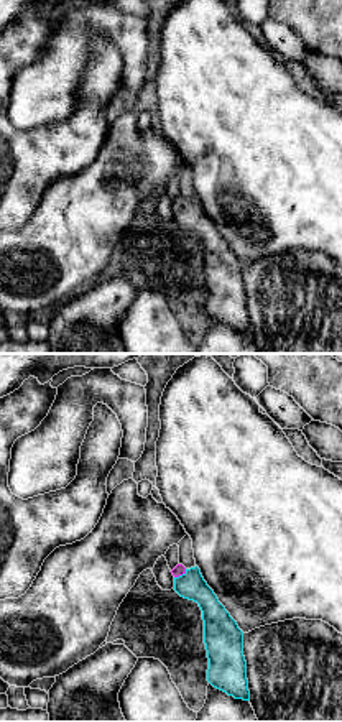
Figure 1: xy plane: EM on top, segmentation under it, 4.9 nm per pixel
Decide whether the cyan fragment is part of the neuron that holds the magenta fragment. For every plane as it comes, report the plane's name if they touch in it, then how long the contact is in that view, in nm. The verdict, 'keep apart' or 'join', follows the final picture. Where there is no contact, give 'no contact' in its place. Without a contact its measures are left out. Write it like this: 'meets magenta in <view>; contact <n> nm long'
meets magenta in xy; contact 80 nm long

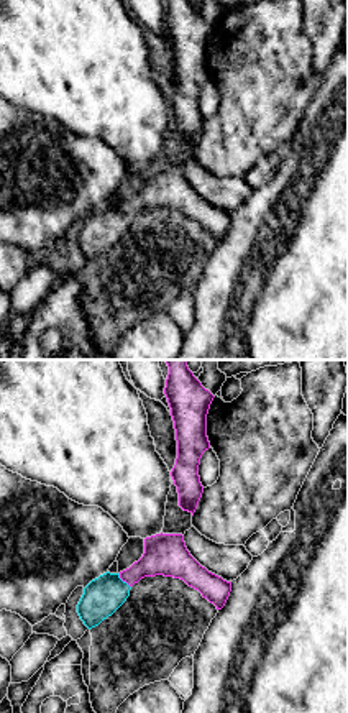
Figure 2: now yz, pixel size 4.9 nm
meets magenta in yz; contact 90 nm long

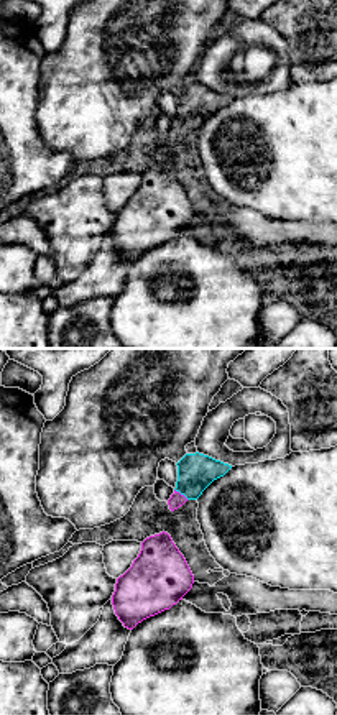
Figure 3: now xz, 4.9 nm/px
meets magenta in xz; contact 90 nm long

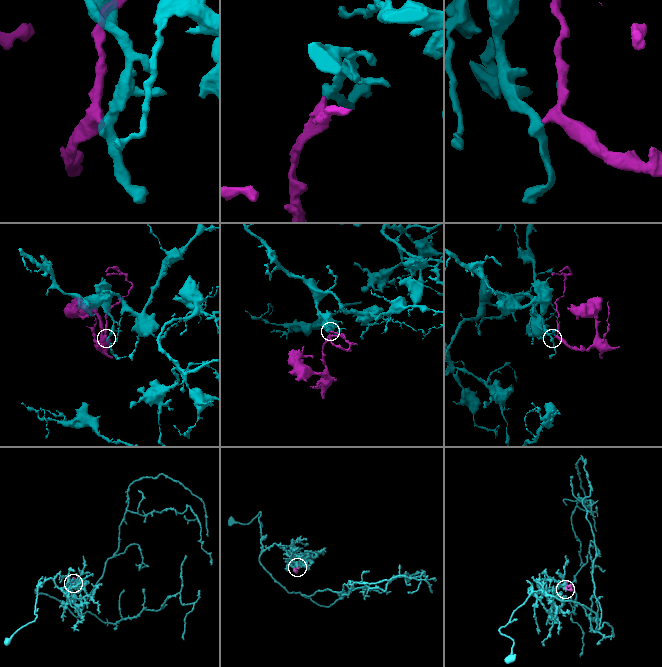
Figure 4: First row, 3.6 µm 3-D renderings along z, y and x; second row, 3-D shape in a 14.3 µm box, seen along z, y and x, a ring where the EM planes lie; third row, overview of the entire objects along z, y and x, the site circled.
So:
join

